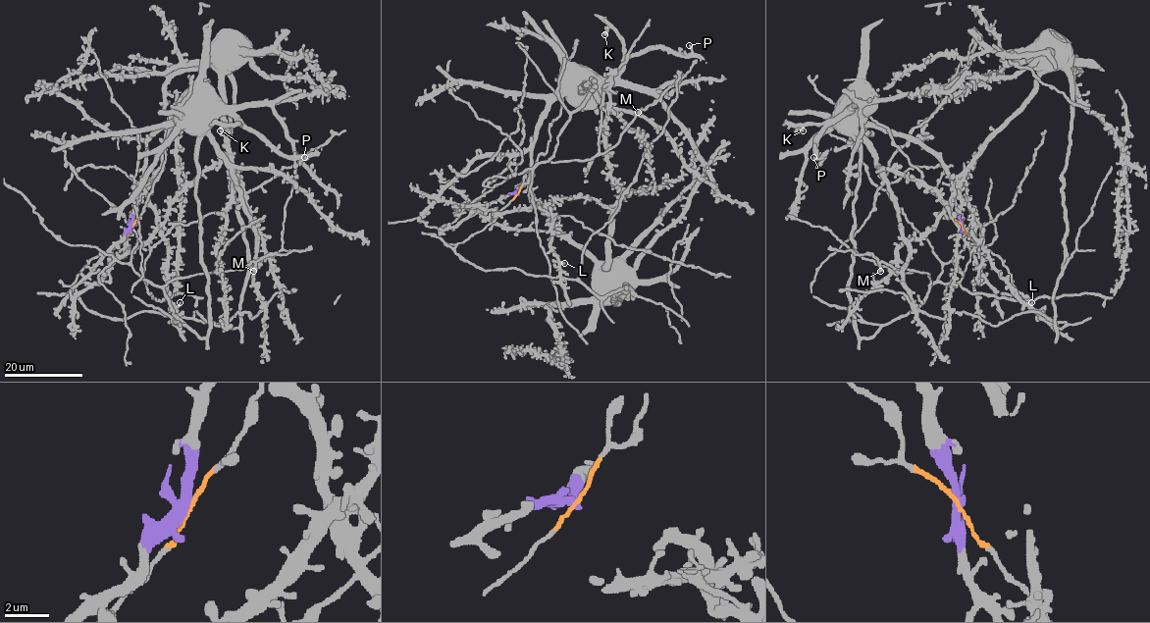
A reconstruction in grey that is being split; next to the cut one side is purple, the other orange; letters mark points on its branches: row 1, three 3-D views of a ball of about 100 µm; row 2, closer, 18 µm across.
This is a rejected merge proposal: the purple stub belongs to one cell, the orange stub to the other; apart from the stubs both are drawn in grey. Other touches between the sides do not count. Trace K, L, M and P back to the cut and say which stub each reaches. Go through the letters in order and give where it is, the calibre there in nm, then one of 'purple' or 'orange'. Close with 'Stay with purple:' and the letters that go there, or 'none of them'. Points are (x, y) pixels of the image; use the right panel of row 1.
K: place (803, 130); calibre 480 nm; purple
L: place (1031, 302); calibre 200 nm; purple
M: place (880, 271); calibre 550 nm; purple
P: place (813, 157); calibre 320 nm; purple
Stay with purple: K, L, M, P

